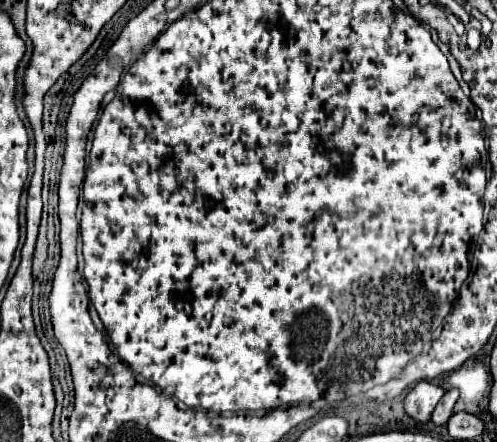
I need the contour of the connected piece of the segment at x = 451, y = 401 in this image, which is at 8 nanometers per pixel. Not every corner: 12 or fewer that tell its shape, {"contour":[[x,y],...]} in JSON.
{"contour":[[458,390],[446,392],[432,412],[432,422],[446,424]]}

